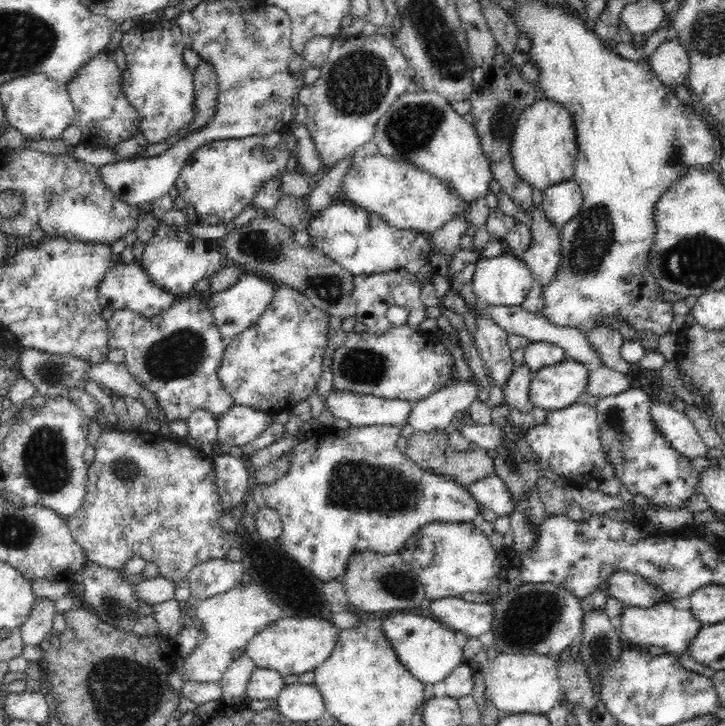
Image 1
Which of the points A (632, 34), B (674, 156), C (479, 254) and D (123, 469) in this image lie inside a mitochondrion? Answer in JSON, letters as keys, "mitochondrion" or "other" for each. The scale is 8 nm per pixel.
{"A":"other","B":"mitochondrion","C":"other","D":"mitochondrion"}

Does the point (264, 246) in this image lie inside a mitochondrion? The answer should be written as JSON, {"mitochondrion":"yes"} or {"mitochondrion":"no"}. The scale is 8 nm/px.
{"mitochondrion":"yes"}

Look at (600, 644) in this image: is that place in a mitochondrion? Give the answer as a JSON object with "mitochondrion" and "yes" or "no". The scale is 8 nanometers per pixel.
{"mitochondrion":"yes"}

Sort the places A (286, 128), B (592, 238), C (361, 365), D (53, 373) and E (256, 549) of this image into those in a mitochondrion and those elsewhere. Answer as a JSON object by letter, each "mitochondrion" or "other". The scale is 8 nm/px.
{"A":"other","B":"mitochondrion","C":"mitochondrion","D":"mitochondrion","E":"other"}

